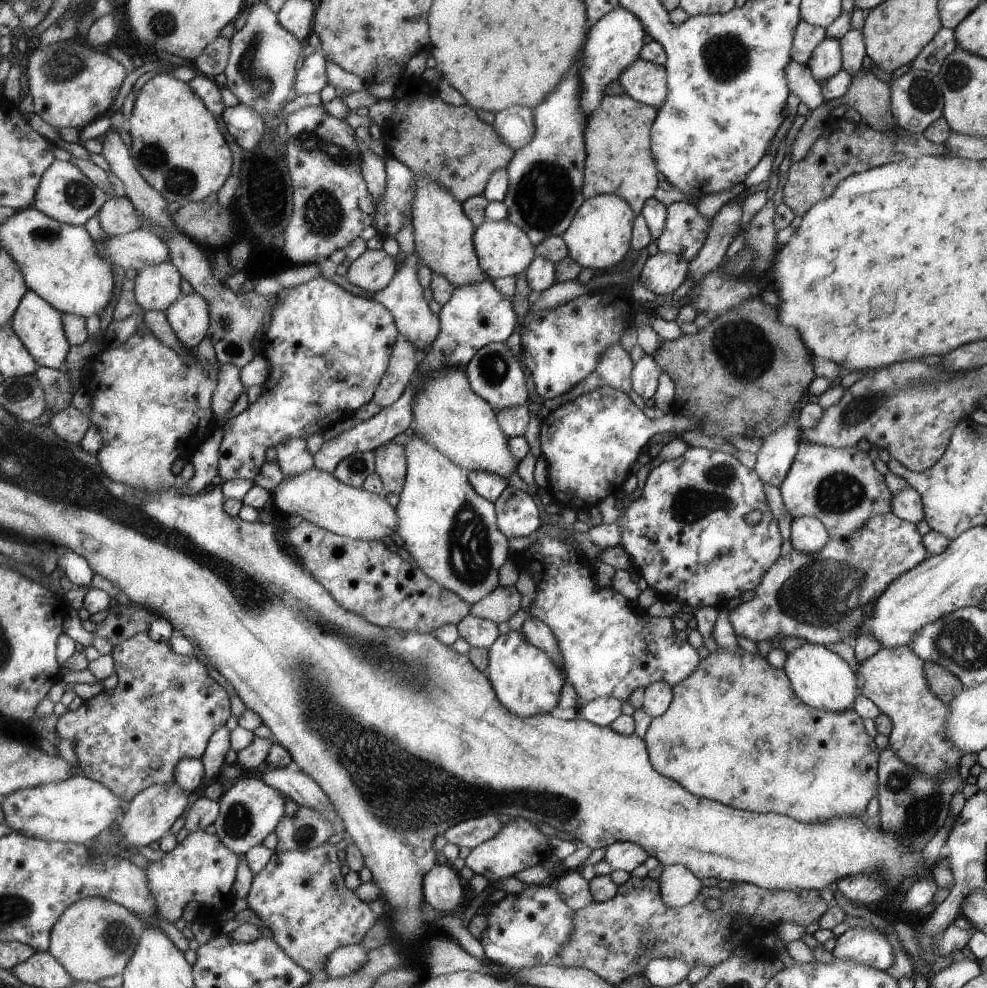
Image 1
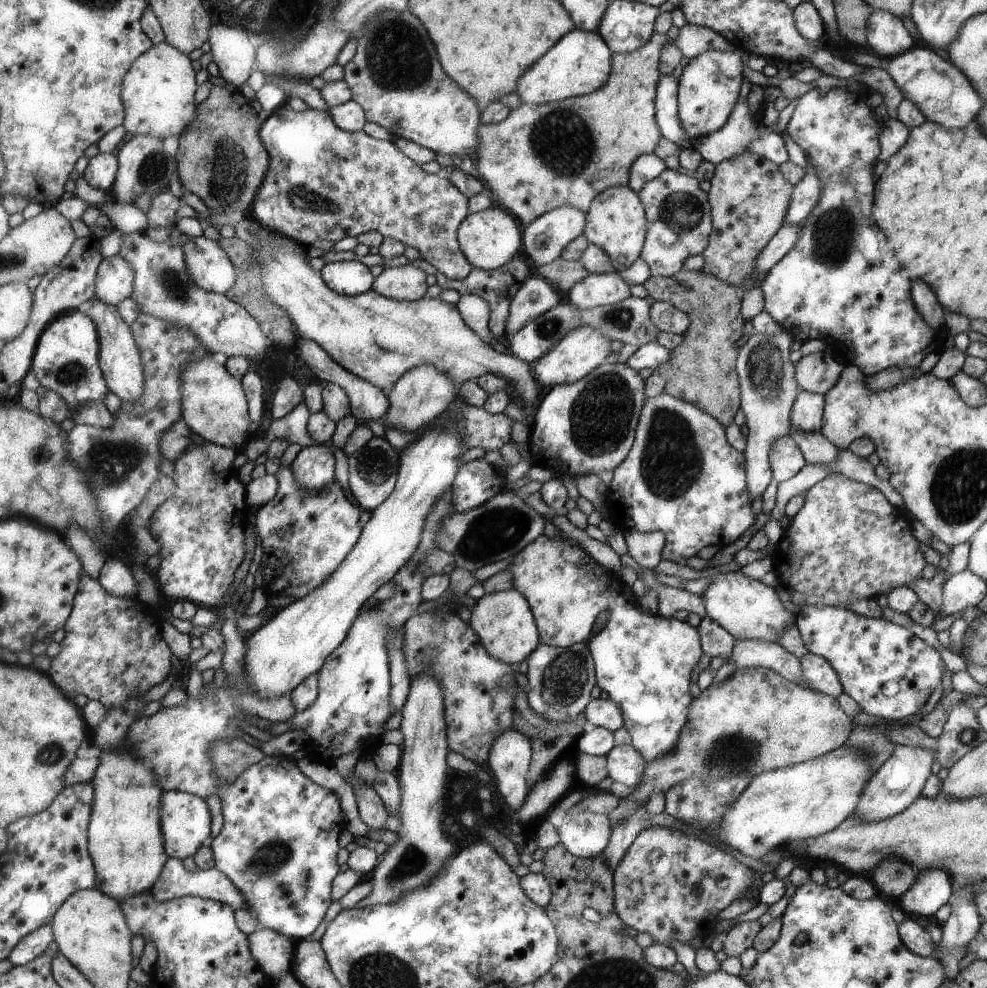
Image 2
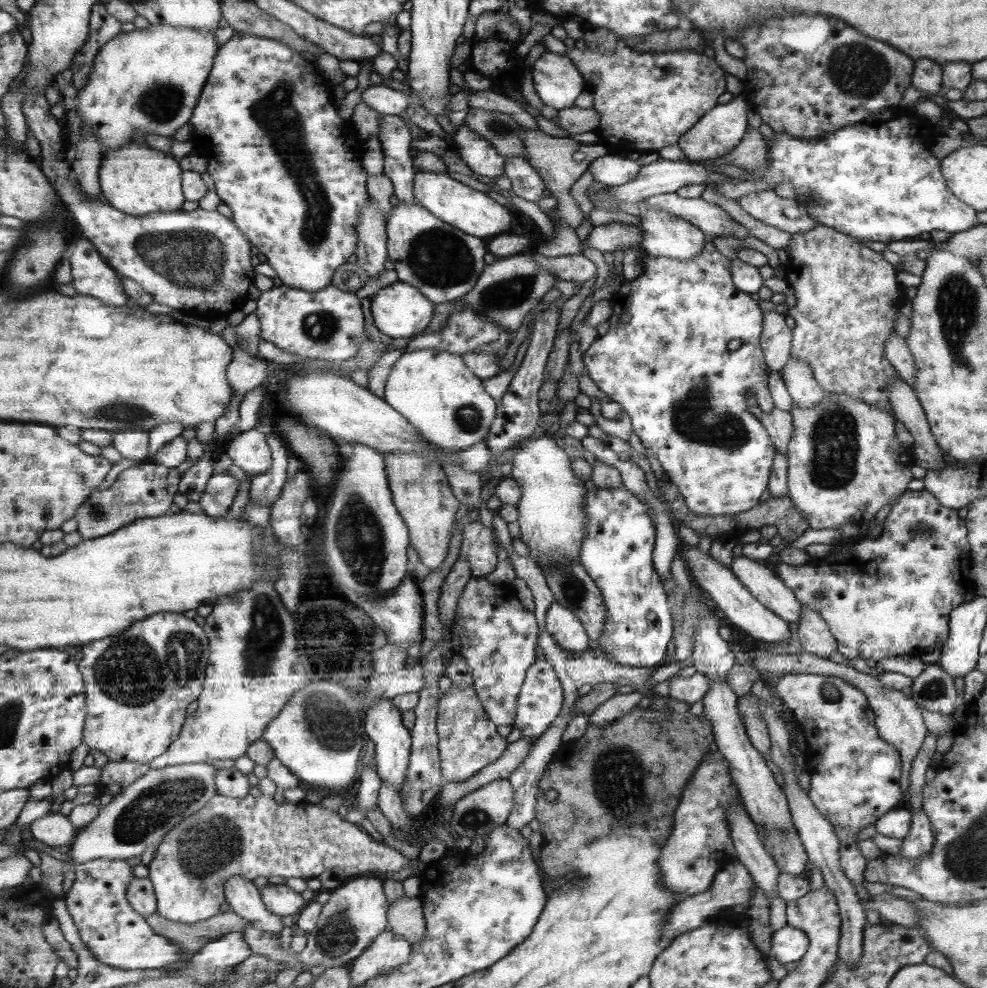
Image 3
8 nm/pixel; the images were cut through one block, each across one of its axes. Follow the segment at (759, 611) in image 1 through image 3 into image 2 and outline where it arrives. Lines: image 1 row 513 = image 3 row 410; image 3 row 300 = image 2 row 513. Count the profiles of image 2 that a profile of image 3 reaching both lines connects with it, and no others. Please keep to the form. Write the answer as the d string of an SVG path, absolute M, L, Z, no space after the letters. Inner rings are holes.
M827 477L818 480L805 492L805 504L790 518L782 538L776 544L776 553L772 556L780 587L788 590L795 615L803 607L848 609L848 605L862 599L883 602L893 588L906 587L915 578L922 577L922 568L926 566L910 522L906 520L906 515L900 516L898 508L890 504L885 493L848 477Z

